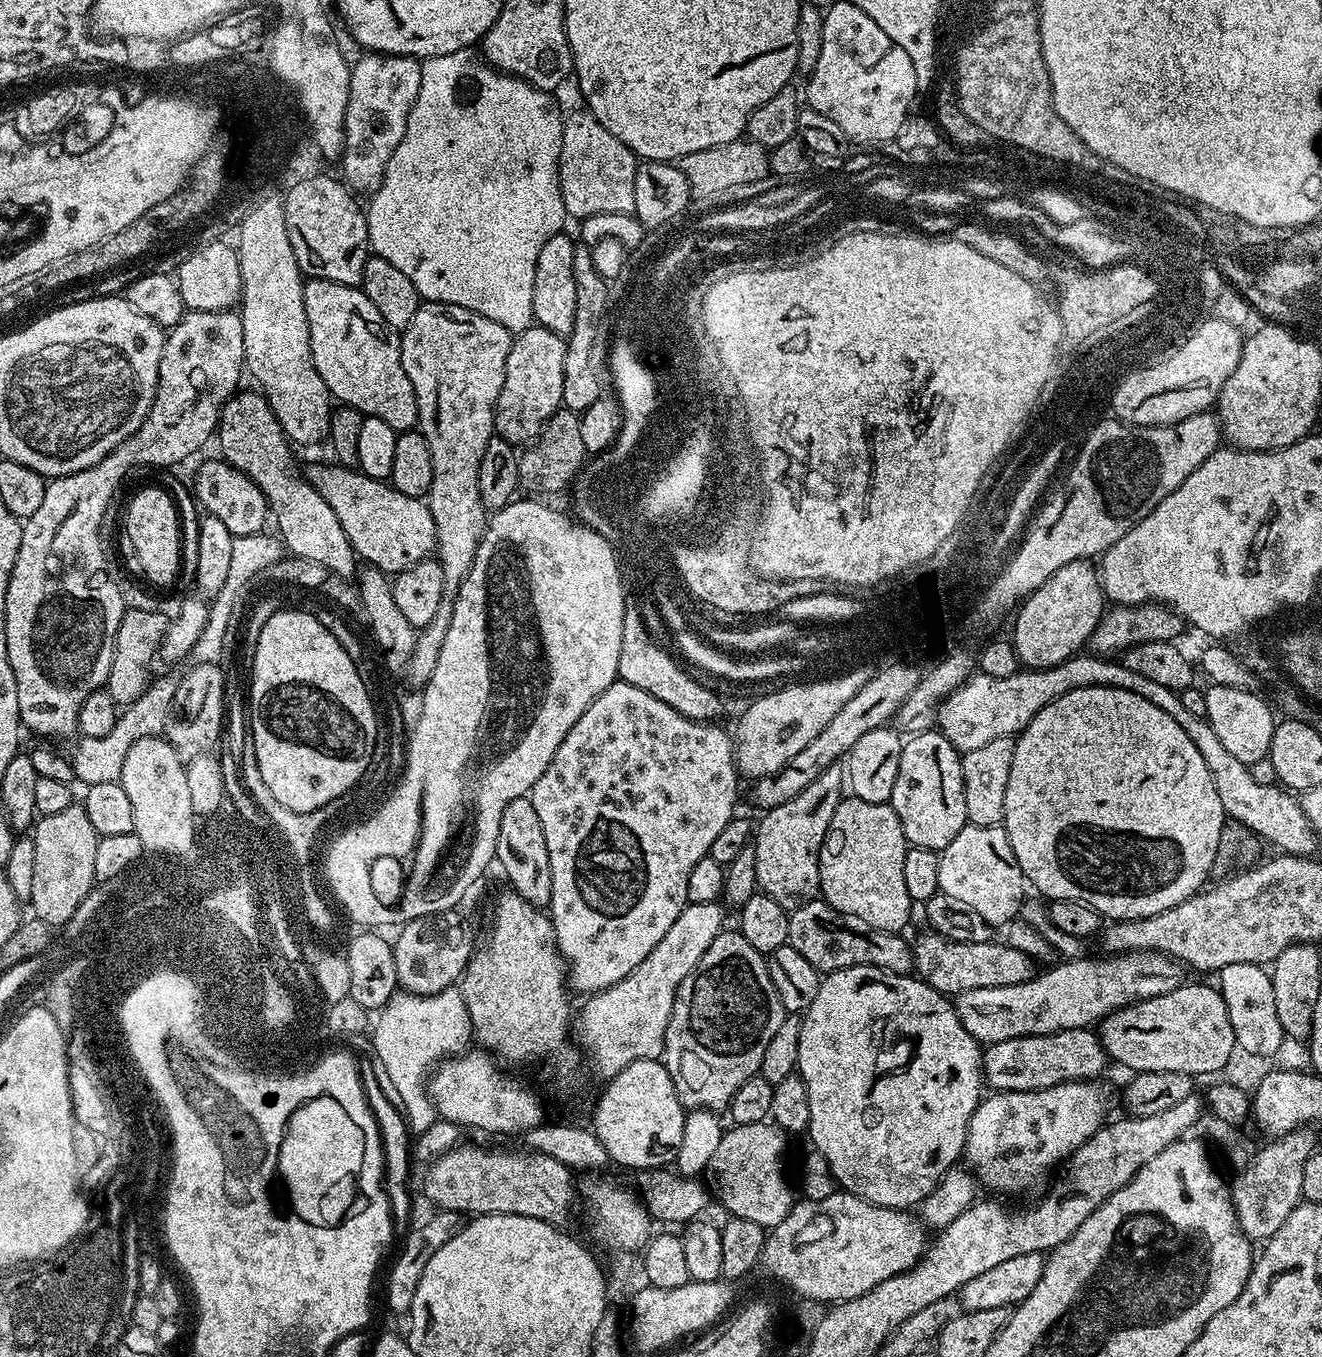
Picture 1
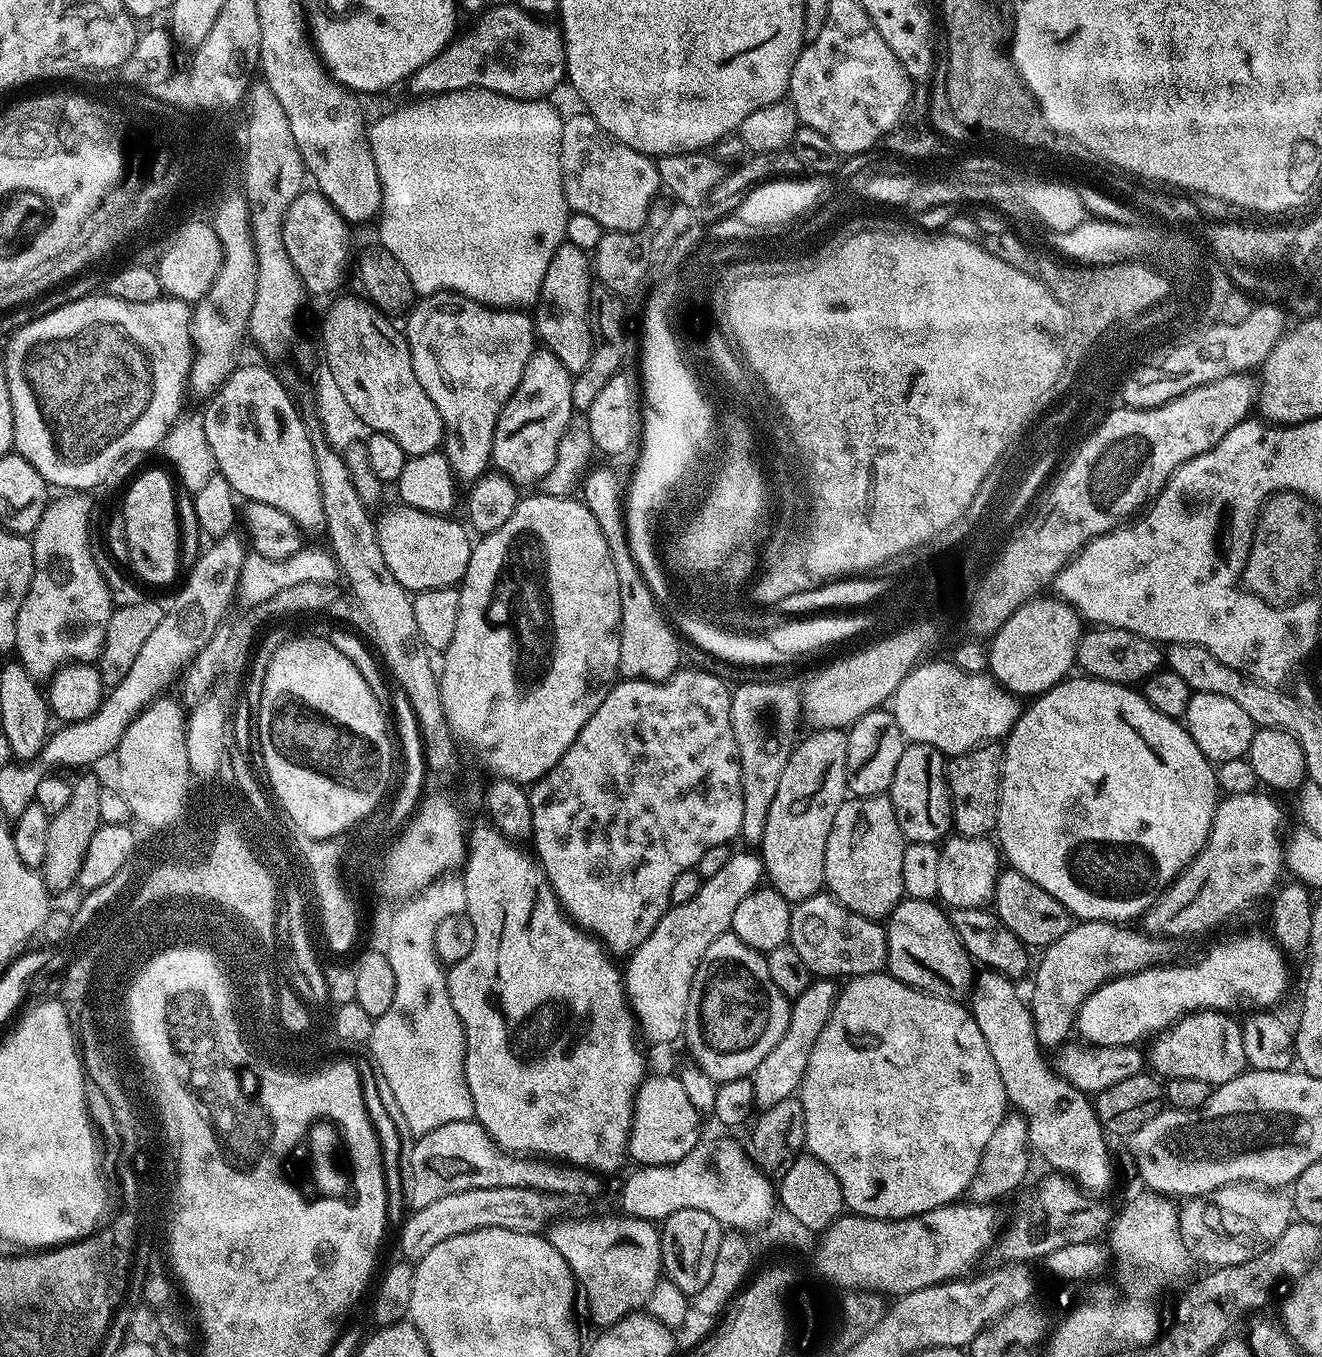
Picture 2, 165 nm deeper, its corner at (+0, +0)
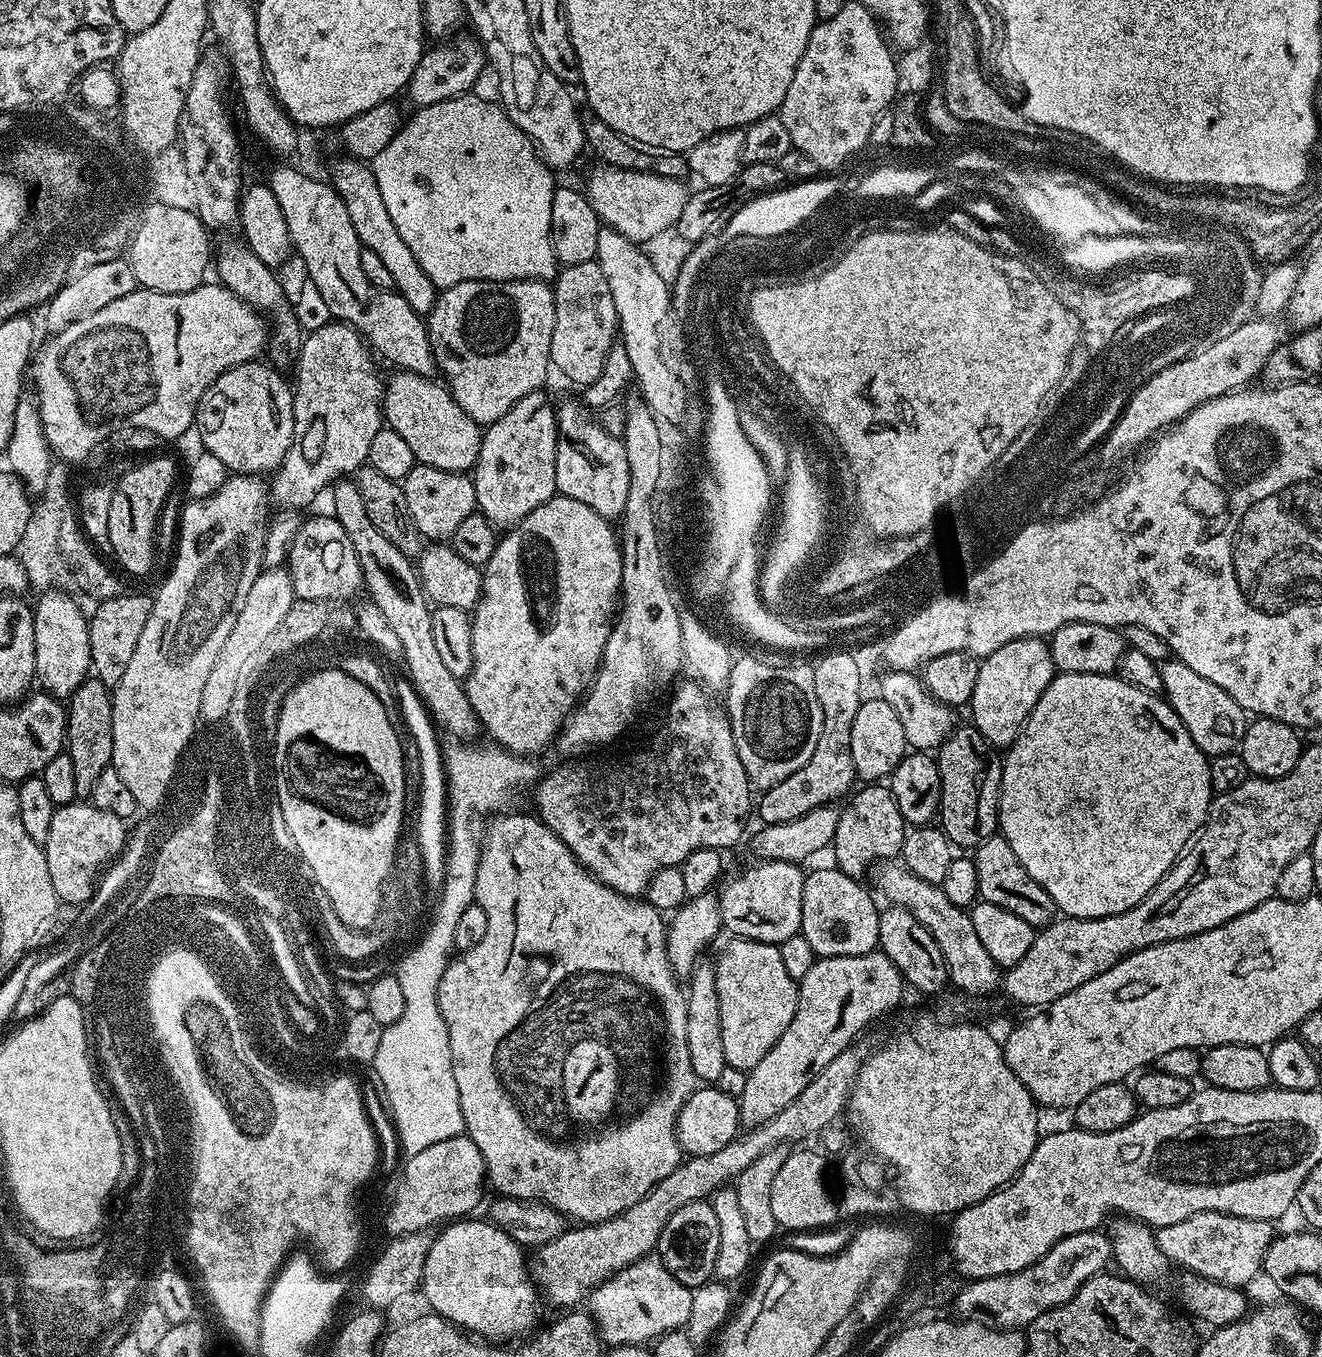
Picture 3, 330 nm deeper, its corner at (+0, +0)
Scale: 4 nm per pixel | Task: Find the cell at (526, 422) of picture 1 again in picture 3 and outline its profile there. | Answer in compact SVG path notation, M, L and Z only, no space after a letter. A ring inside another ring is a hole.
M547 391L531 392L523 396L502 418L483 429L480 438L480 454L476 459L474 483L476 485L476 507L492 527L509 530L523 523L528 514L538 510L553 496L557 495L554 462L556 461L556 408L548 401Z

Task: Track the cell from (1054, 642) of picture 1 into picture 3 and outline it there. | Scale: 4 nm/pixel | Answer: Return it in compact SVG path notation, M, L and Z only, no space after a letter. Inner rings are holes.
M1023 636L1014 642L1006 642L1006 646L980 660L978 682L974 682L974 694L970 701L971 723L993 748L1007 749L1015 742L1038 698L1042 698L1055 675L1057 671L1048 644L1041 637Z

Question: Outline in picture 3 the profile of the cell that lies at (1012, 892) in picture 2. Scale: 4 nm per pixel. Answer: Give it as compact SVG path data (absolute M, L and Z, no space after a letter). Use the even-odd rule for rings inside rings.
M997 834L986 838L986 842L975 848L974 859L978 870L979 899L994 902L994 906L1002 906L1002 910L1010 910L1010 914L1018 914L1022 922L1037 930L1057 919L1056 903L1042 886L1038 886L1038 882L1034 882L1034 878L1030 878L1030 874L1026 874L1026 866L1018 862L1018 854L1010 850L1004 836Z

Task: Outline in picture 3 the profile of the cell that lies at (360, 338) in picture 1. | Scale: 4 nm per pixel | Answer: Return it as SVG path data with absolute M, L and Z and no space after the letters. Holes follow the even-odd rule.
M396 370L393 373L392 377L387 377L387 391L384 393L382 405L387 427L395 430L410 445L410 450L414 450L414 458L417 462L429 464L447 472L471 473L476 467L476 459L480 454L481 425L475 424L466 414L466 410L458 406L458 402L443 383L435 384L437 382L435 379L419 376L413 372Z

